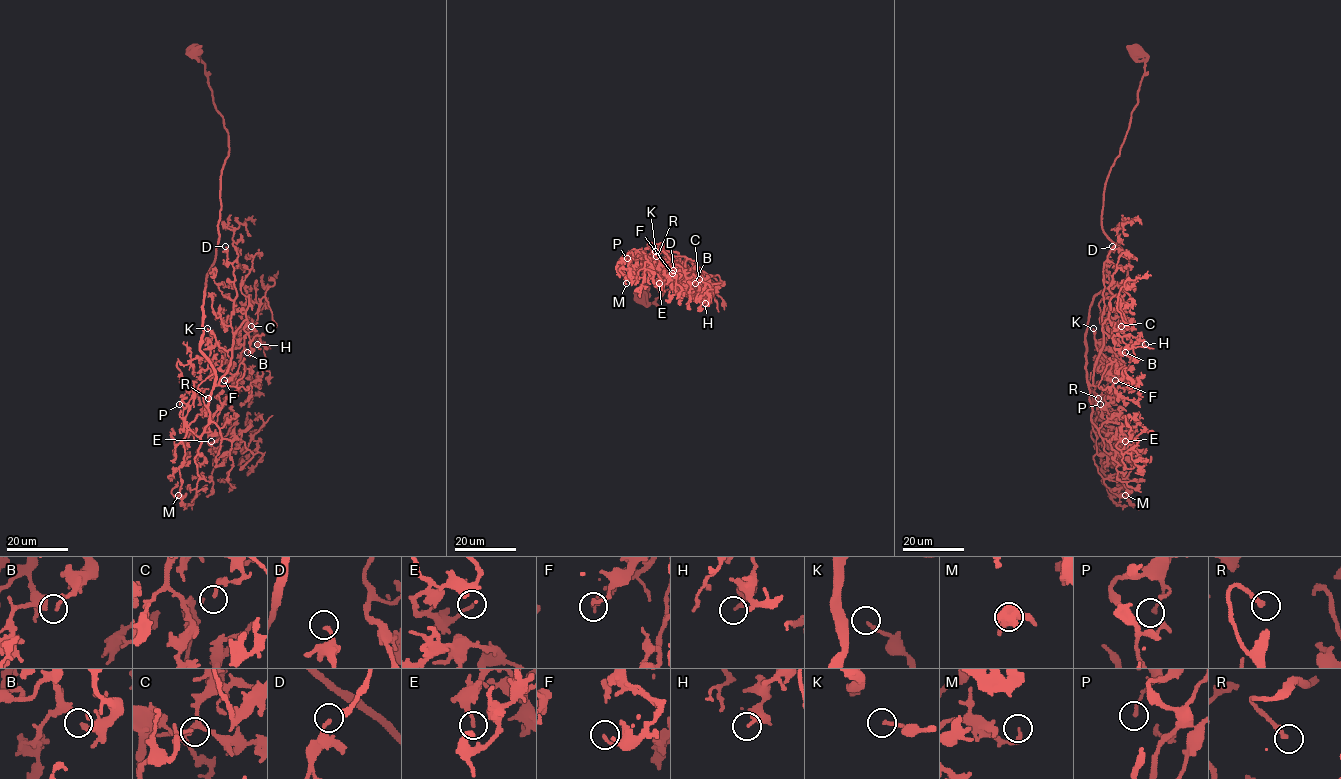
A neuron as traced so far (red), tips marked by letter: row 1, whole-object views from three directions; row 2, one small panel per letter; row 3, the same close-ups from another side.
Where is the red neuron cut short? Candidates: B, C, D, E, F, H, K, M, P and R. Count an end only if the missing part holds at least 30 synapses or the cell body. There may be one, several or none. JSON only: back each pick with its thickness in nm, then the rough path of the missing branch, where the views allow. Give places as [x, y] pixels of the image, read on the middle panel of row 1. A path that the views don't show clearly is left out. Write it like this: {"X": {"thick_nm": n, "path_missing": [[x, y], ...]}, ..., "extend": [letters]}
{"K": {"thick_nm": 160, "path_missing": [[655, 251], [647, 254], [653, 262], [651, 270]]}, "R": {"thick_nm": 190, "path_missing": [[656, 256], [644, 263], [643, 278]]}, "extend": ["K", "R"]}

